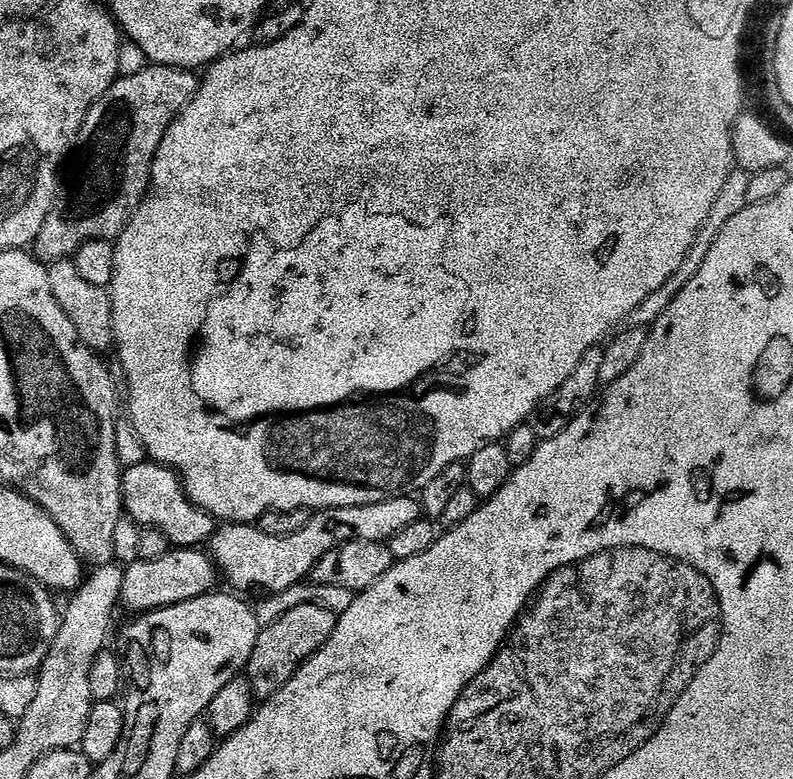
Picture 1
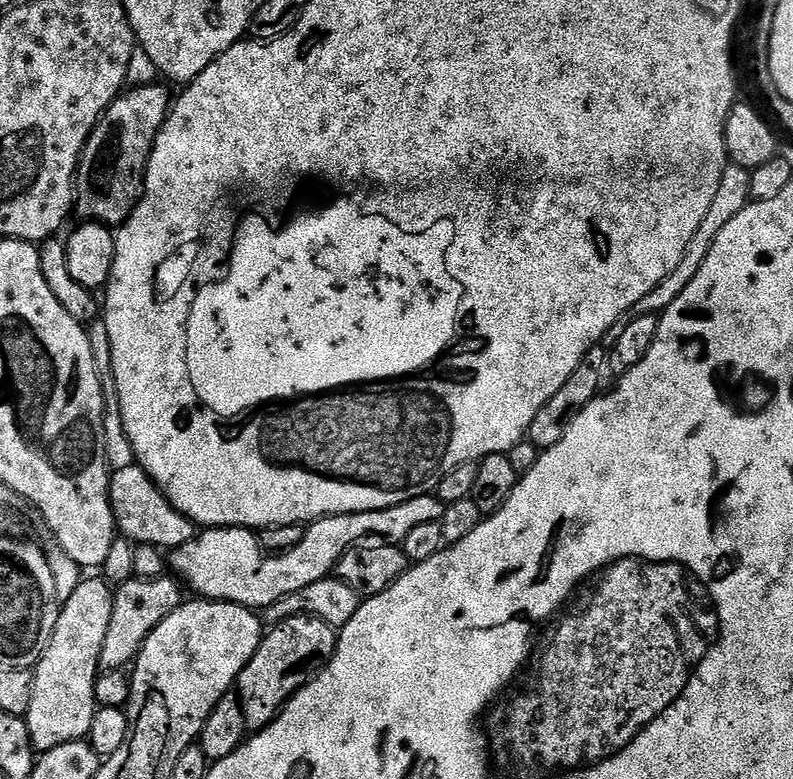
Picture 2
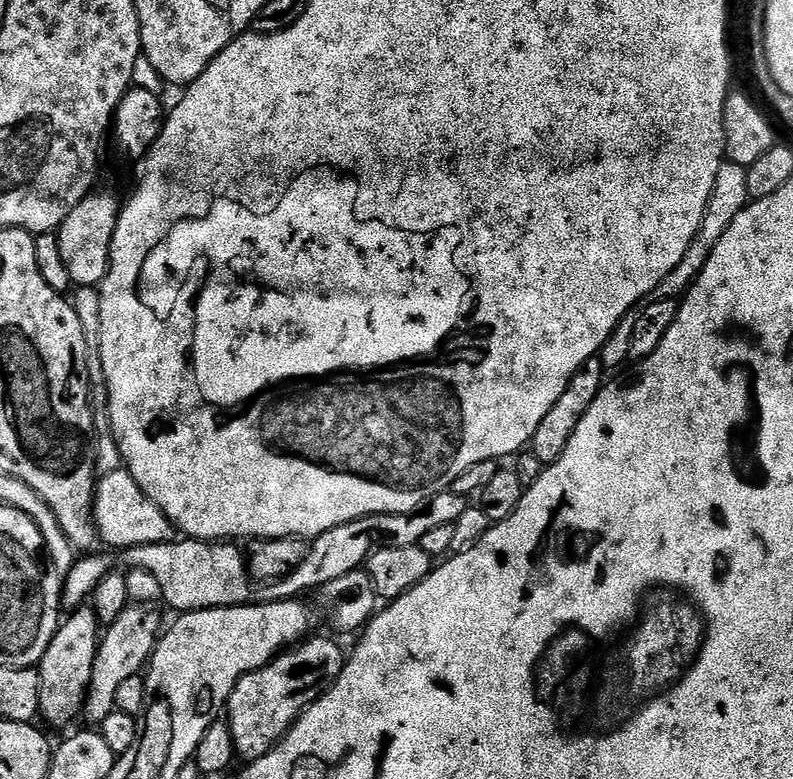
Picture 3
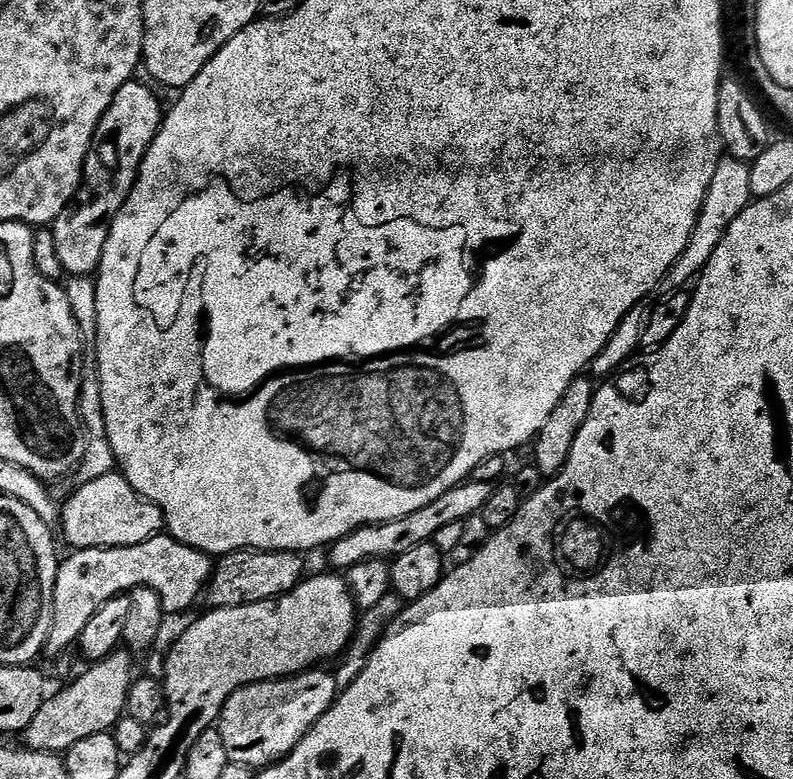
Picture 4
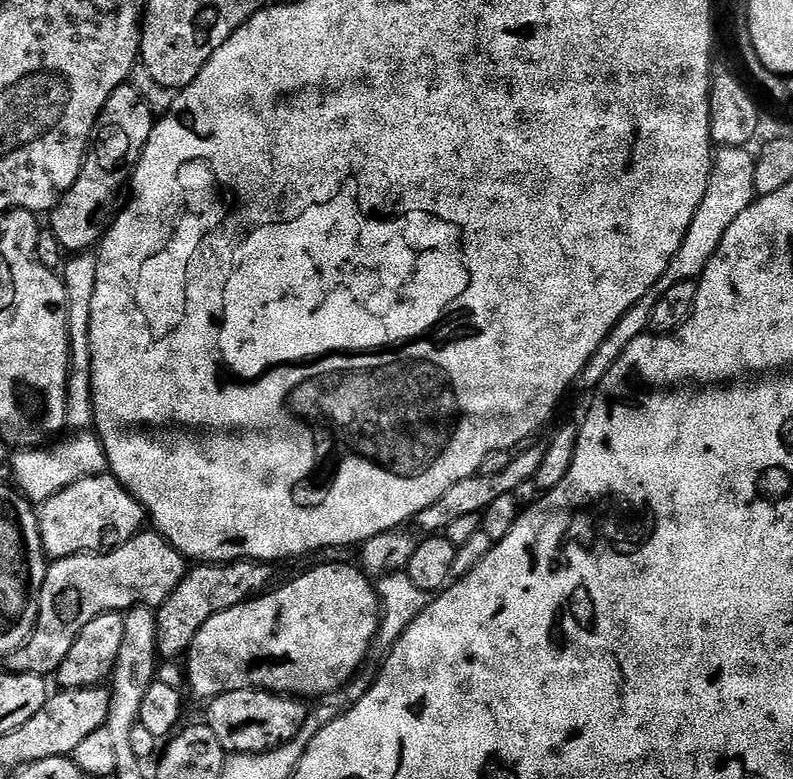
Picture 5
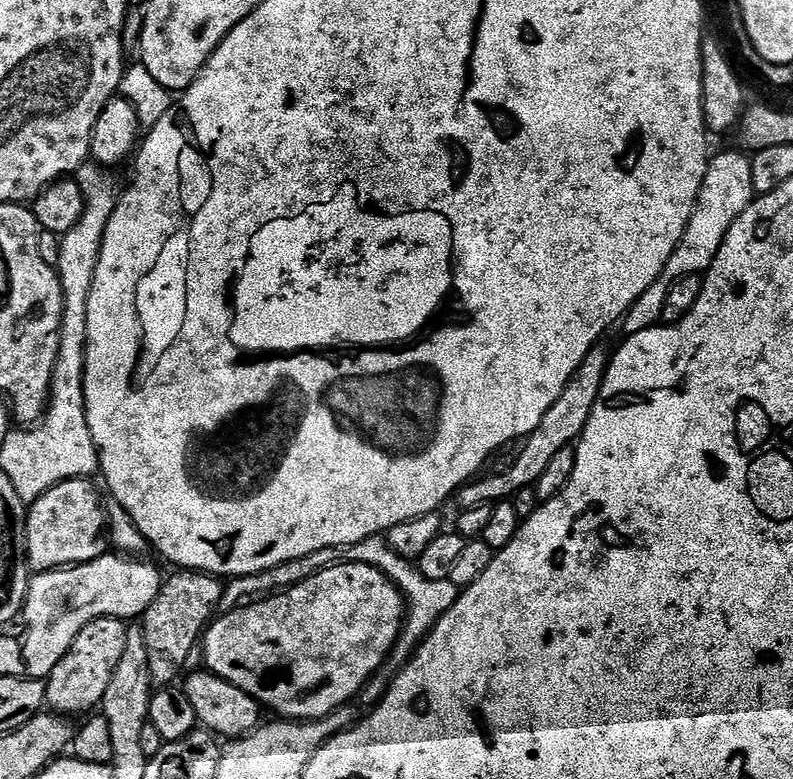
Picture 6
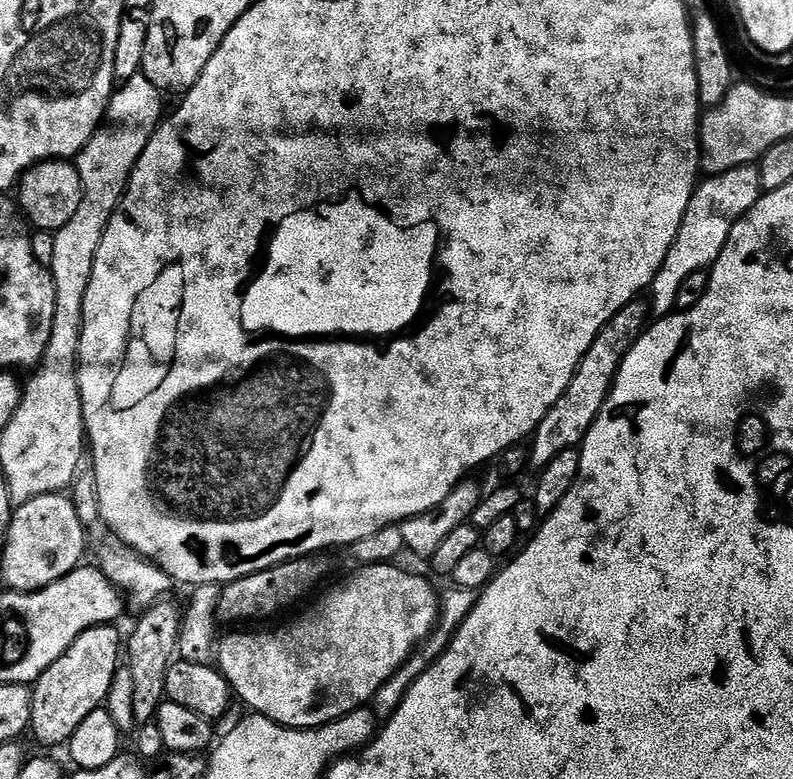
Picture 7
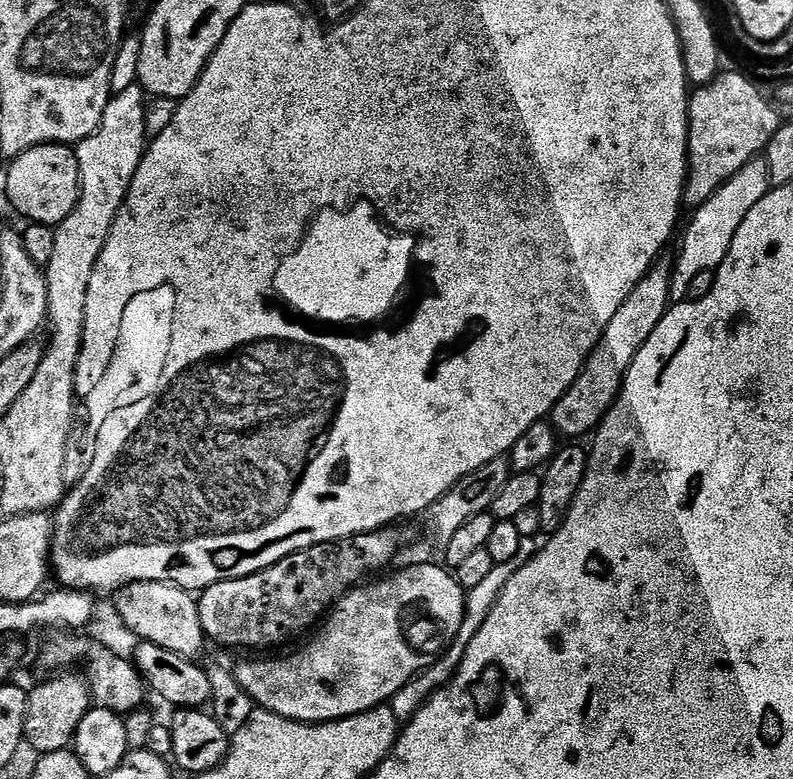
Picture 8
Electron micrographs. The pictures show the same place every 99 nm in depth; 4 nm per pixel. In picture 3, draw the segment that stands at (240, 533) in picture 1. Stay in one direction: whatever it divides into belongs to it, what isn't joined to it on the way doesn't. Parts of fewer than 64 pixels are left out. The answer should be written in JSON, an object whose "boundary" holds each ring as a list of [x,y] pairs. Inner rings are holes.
{"boundary":[[[445,490],[433,500],[423,504],[413,512],[403,512],[400,516],[363,516],[349,524],[338,526],[334,530],[326,530],[326,534],[315,537],[311,541],[306,562],[294,570],[286,578],[267,585],[263,589],[265,601],[295,600],[303,597],[303,592],[315,593],[326,582],[334,582],[334,578],[342,578],[342,574],[357,571],[367,561],[371,552],[377,548],[390,546],[414,546],[422,542],[423,535],[438,526],[456,524],[458,518],[470,507],[469,501],[463,496]],[[177,538],[170,544],[143,544],[137,548],[130,548],[123,553],[123,556],[129,569],[150,570],[150,574],[154,574],[154,578],[158,578],[158,582],[162,585],[163,603],[169,604],[176,614],[183,614],[201,612],[207,608],[238,608],[253,599],[254,581],[248,571],[245,553],[241,549],[239,552],[236,548],[239,547],[232,542]]]}

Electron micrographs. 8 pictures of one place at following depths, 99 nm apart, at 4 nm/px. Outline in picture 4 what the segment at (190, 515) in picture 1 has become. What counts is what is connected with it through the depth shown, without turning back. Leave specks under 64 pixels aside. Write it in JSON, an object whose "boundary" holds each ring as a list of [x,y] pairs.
{"boundary":[[[119,471],[81,484],[75,490],[68,501],[63,501],[58,523],[60,528],[64,527],[64,540],[69,549],[138,546],[165,531],[162,510],[140,496]]]}

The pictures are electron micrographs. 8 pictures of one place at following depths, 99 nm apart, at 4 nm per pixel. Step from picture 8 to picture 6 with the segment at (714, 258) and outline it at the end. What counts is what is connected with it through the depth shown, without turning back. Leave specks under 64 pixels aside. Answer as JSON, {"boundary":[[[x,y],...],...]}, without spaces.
{"boundary":[[[743,151],[740,152],[720,152],[717,156],[715,153],[709,159],[706,178],[702,182],[702,190],[696,199],[694,214],[674,254],[670,254],[670,262],[666,262],[662,274],[652,283],[650,290],[646,290],[646,294],[642,294],[642,298],[638,298],[634,306],[630,306],[630,310],[622,317],[625,337],[638,334],[647,328],[657,327],[661,323],[662,306],[666,302],[666,294],[670,291],[670,286],[674,286],[678,278],[699,276],[707,272],[714,258],[718,258],[718,250],[722,250],[722,242],[730,226],[734,226],[734,222],[738,222],[740,215],[752,205],[757,195],[754,190],[752,156]]]}

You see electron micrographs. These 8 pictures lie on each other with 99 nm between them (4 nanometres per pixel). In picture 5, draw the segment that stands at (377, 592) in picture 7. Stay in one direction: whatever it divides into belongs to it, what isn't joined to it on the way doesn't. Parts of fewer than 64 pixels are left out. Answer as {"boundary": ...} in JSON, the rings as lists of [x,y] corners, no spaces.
{"boundary":[[[355,563],[348,564],[316,564],[315,567],[309,568],[307,570],[301,571],[301,576],[296,576],[293,578],[289,584],[284,584],[279,588],[279,586],[273,587],[271,590],[265,591],[263,594],[247,600],[244,604],[239,604],[238,606],[234,606],[230,610],[226,610],[225,612],[219,612],[218,614],[214,614],[210,618],[210,622],[206,622],[206,626],[202,626],[202,630],[198,630],[198,634],[194,638],[194,642],[190,645],[186,653],[186,661],[188,660],[188,684],[192,687],[192,692],[197,696],[198,699],[204,700],[203,702],[211,701],[214,696],[221,696],[222,694],[226,694],[227,692],[233,692],[234,690],[246,690],[247,688],[258,688],[261,692],[274,692],[277,694],[287,694],[293,698],[309,698],[308,696],[324,696],[320,698],[328,698],[331,692],[339,693],[341,689],[343,689],[344,685],[348,683],[349,680],[352,679],[353,676],[356,675],[357,672],[360,671],[361,668],[364,667],[364,659],[368,657],[368,651],[370,650],[370,646],[372,645],[372,640],[376,637],[376,631],[378,630],[378,626],[380,625],[380,599],[376,597],[376,590],[373,584],[373,581],[369,579],[369,577],[365,576],[363,571]]]}

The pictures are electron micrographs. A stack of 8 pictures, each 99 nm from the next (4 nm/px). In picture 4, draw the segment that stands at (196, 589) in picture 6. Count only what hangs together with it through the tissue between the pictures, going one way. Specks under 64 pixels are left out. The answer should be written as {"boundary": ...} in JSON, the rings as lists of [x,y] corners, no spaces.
{"boundary":[[[243,548],[237,552],[228,552],[215,561],[212,578],[206,585],[209,609],[237,608],[250,606],[254,602],[273,600],[282,594],[290,594],[294,586],[306,579],[304,556],[290,550],[266,550]]]}

